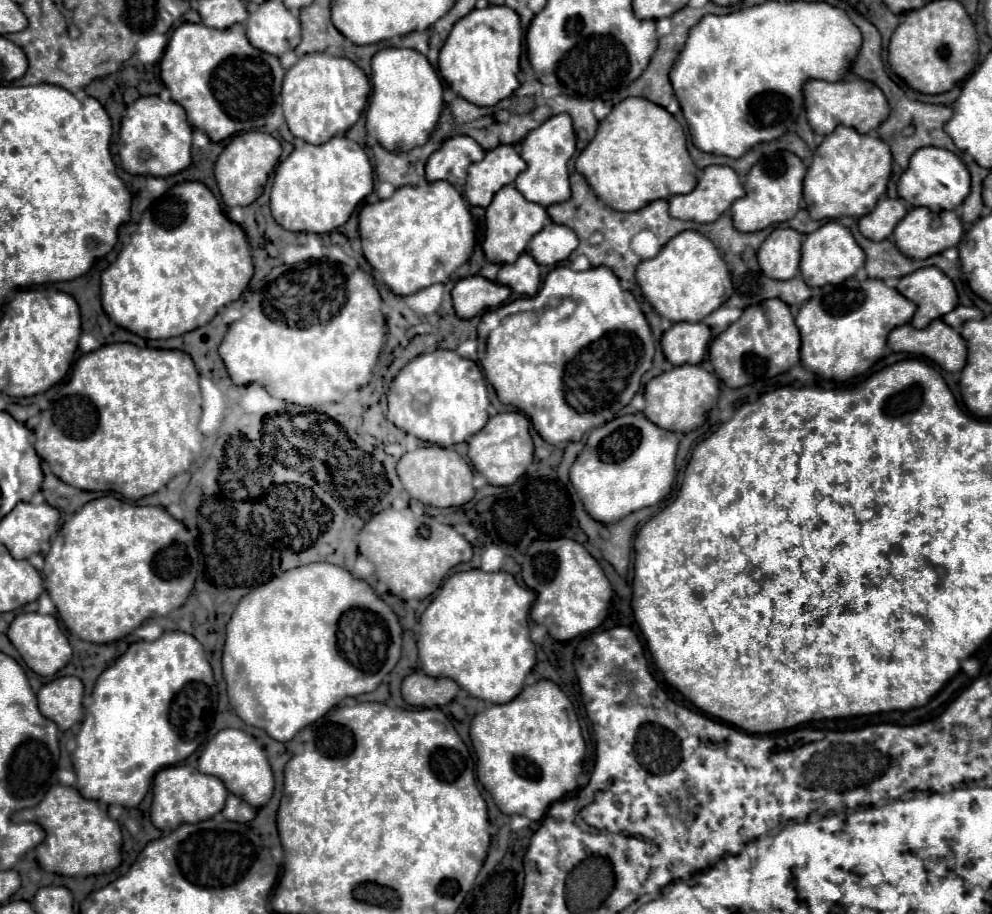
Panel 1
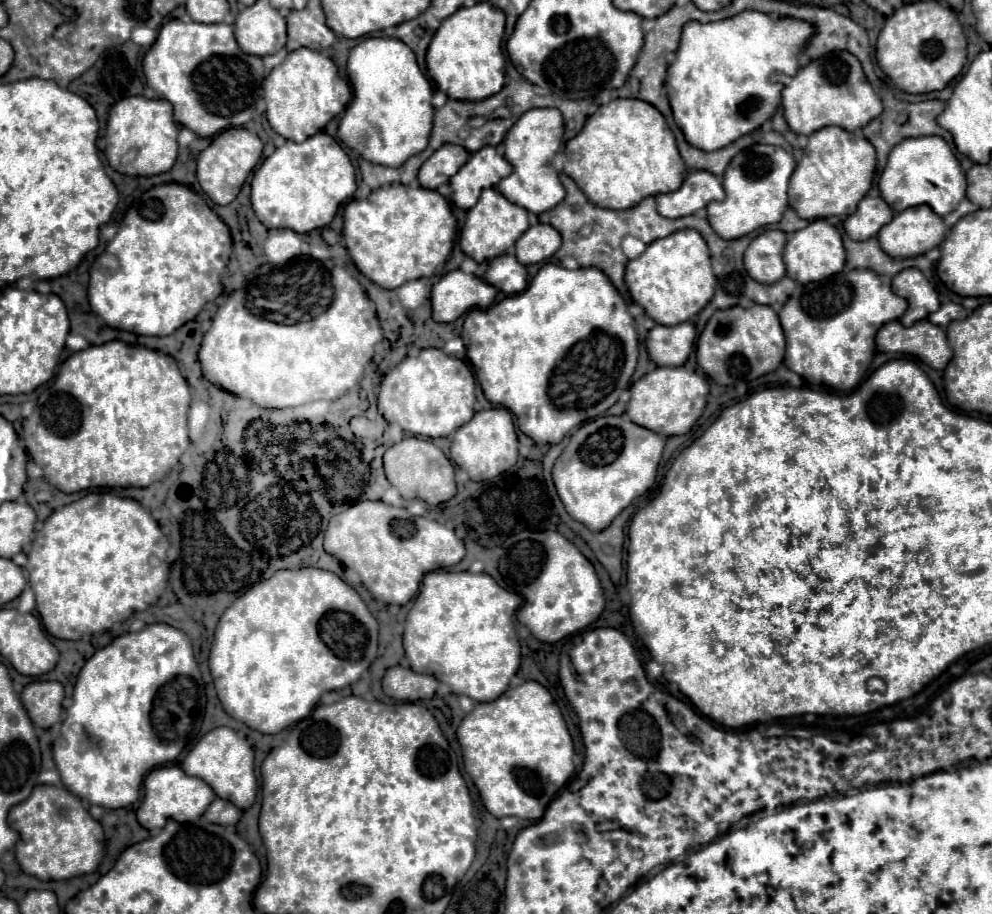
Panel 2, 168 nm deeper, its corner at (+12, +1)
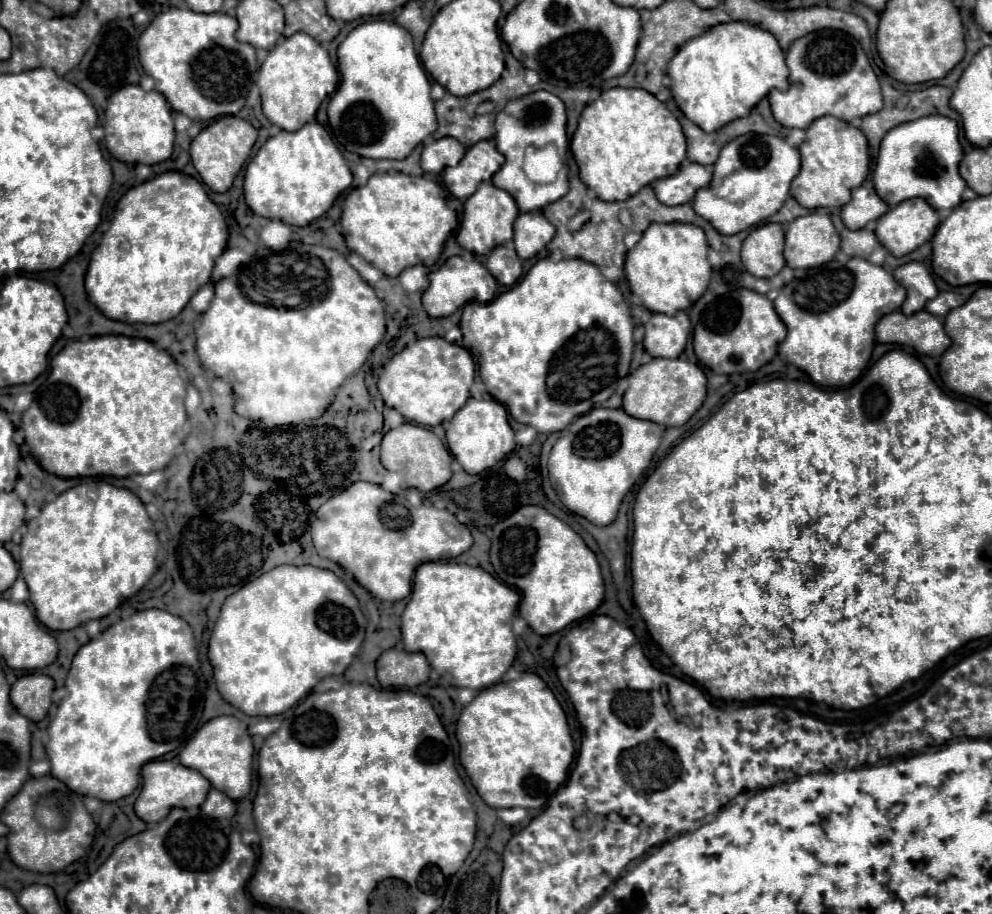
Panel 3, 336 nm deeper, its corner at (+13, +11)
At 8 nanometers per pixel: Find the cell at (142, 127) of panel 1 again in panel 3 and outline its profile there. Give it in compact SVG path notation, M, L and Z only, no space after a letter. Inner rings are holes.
M126 85L108 97L104 113L104 143L112 157L124 163L156 165L166 161L174 149L174 121L166 97L158 91L144 91L140 85Z

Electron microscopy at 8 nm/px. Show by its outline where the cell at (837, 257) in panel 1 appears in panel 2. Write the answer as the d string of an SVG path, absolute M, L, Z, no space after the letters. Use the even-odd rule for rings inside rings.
M817 219L809 223L805 229L789 233L789 241L785 245L783 259L785 259L786 274L791 279L799 283L813 283L819 279L827 279L827 275L839 273L847 257L843 251L843 241L841 241L839 231L825 219Z

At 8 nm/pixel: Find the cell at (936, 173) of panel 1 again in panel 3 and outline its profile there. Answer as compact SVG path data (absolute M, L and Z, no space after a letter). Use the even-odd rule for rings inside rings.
M930 115L896 125L880 143L880 155L872 173L874 189L890 207L904 199L922 197L934 209L952 209L962 201L962 191L966 187L966 181L958 173L960 159L962 147L958 141L958 123L954 119Z

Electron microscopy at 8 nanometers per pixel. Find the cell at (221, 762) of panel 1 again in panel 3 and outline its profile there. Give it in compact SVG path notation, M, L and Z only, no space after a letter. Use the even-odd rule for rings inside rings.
M222 715L204 723L196 731L196 735L188 741L188 745L180 751L178 757L182 765L200 771L212 783L214 789L238 801L246 797L252 787L252 755L254 755L254 747L246 725L242 725L242 721L232 715ZM242 731L244 731L244 737L242 737Z

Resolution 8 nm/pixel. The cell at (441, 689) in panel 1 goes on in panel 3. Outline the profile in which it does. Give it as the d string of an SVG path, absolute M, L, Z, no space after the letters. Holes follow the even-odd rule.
M388 649L378 657L376 671L378 671L378 681L384 689L416 687L428 681L430 665L422 653Z

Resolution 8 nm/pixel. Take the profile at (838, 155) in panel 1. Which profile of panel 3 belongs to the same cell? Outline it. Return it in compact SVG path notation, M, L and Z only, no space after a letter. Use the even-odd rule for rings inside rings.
M820 117L806 129L806 139L800 145L802 169L790 185L792 197L808 209L816 207L842 207L850 201L852 189L860 187L868 175L868 141L864 133L836 117Z

